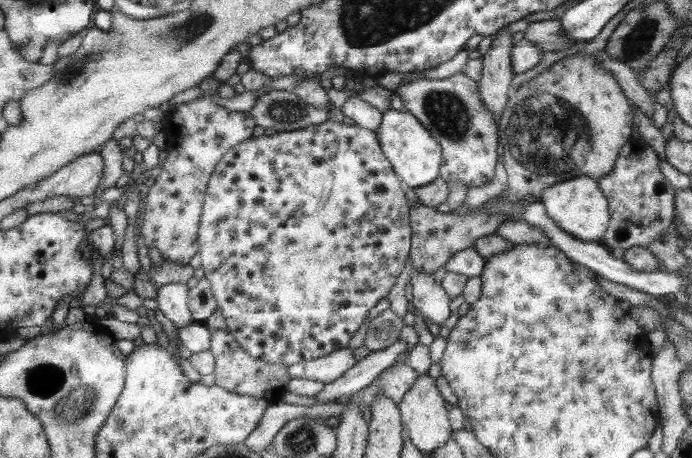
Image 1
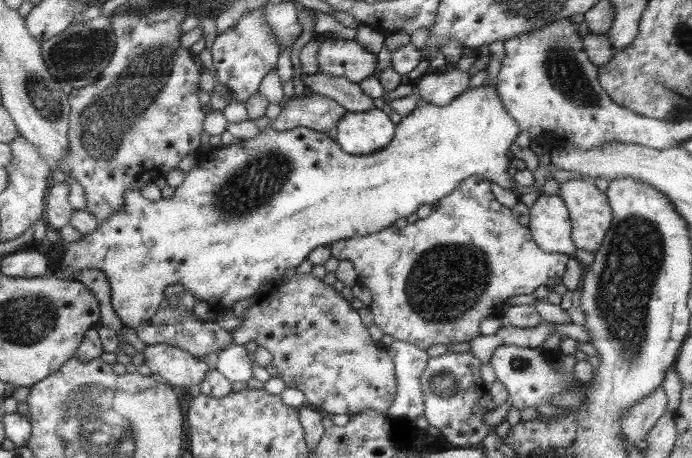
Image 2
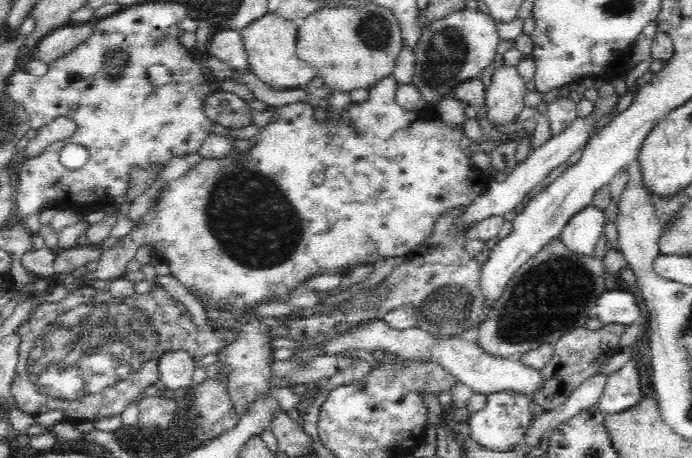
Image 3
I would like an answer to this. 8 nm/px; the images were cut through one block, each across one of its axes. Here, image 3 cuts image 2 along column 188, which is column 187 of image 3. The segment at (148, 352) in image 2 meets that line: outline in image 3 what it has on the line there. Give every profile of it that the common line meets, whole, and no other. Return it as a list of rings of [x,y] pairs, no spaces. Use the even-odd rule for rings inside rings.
[[[184,350],[163,354],[158,362],[159,381],[170,390],[189,387],[195,373],[195,359]]]

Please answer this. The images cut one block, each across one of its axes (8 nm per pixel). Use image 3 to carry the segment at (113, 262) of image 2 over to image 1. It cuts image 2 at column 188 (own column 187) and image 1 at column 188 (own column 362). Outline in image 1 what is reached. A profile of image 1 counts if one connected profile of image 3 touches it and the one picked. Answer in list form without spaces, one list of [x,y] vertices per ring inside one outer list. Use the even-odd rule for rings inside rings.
[[[207,76],[197,87],[201,90],[198,100],[192,100],[190,103],[177,105],[172,114],[174,126],[179,128],[179,134],[176,142],[168,145],[168,157],[163,164],[160,176],[155,180],[155,184],[150,188],[146,200],[146,210],[143,218],[142,234],[145,245],[156,247],[161,256],[178,264],[187,264],[192,260],[192,256],[198,252],[200,216],[204,214],[205,195],[209,186],[209,180],[213,178],[213,172],[222,158],[237,144],[245,142],[252,137],[254,126],[253,116],[249,112],[230,112],[214,102],[215,96],[218,96],[220,82],[214,76]]]

